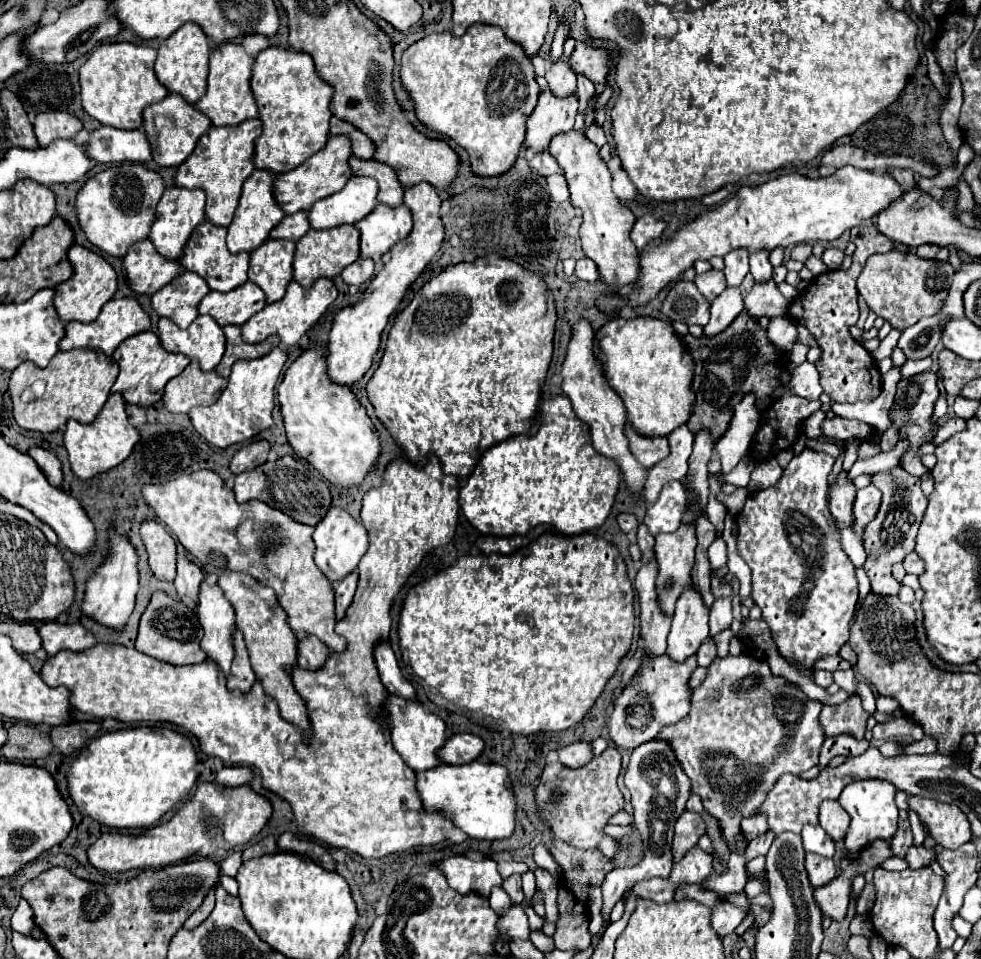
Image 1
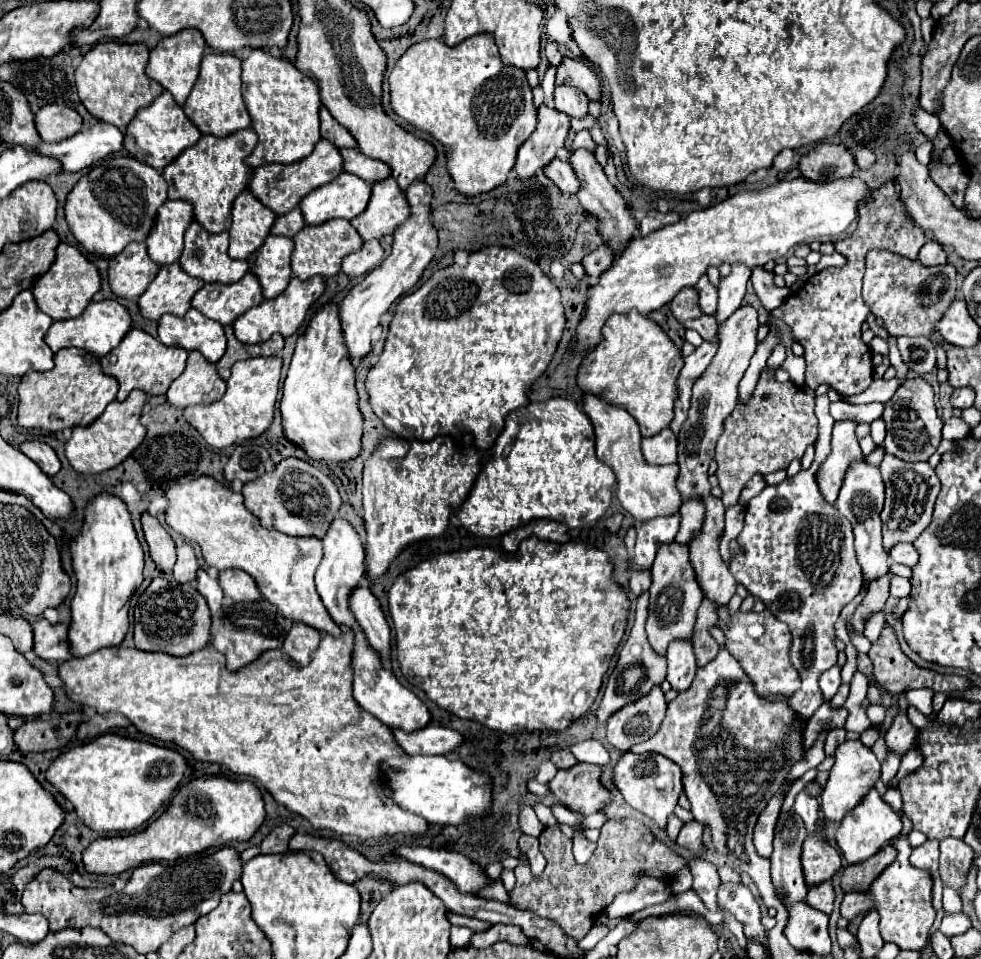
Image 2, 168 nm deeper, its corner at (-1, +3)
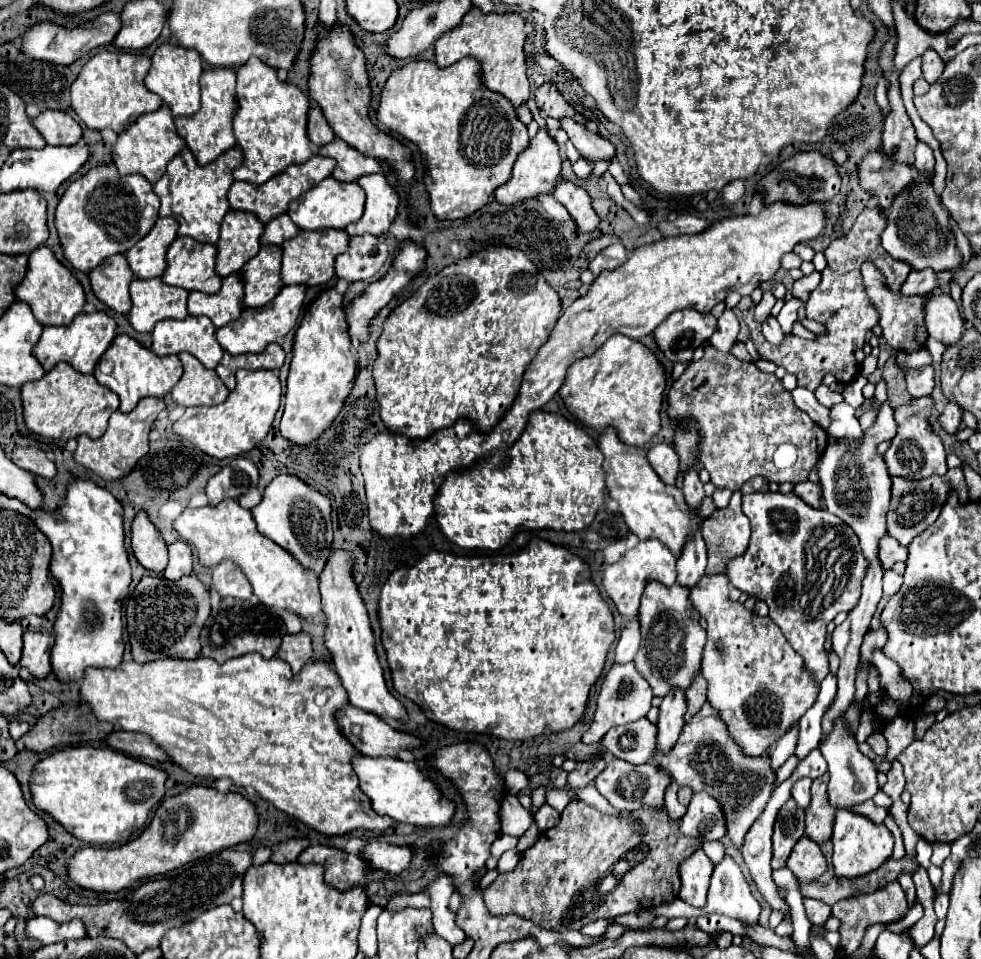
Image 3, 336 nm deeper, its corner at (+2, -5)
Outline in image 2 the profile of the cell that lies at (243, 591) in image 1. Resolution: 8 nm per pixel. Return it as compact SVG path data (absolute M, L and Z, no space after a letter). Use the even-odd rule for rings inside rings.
M224 570L220 572L220 586L226 596L230 596L234 602L256 602L262 600L262 594L250 574L244 570Z

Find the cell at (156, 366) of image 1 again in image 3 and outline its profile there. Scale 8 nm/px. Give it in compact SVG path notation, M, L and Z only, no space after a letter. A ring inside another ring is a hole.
M127 334L115 336L111 346L100 359L98 370L93 372L95 380L107 388L111 388L121 400L121 412L131 412L141 398L157 396L163 398L171 392L177 380L183 374L183 366L177 356L157 356L155 352L143 348L139 342L129 338Z

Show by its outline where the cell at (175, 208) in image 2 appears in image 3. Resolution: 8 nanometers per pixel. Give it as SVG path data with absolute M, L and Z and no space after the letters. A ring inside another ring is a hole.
M159 218L151 232L125 252L131 272L139 280L157 278L165 270L165 250L177 238L177 222L173 218Z

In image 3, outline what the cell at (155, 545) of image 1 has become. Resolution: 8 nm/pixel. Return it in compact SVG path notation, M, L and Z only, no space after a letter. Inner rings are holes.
M143 510L133 518L131 524L131 550L143 568L157 574L165 570L167 544Z

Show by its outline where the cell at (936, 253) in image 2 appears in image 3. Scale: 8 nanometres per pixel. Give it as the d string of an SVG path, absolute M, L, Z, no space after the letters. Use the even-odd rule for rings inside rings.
M911 270L905 284L901 286L903 296L925 296L937 288L937 274L931 270Z

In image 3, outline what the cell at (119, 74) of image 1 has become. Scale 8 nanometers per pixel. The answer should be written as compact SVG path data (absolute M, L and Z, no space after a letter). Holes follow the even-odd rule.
M101 50L83 66L81 74L71 84L71 108L91 130L111 128L117 134L127 130L141 114L155 112L163 104L161 98L143 84L149 68L151 60L145 54Z

